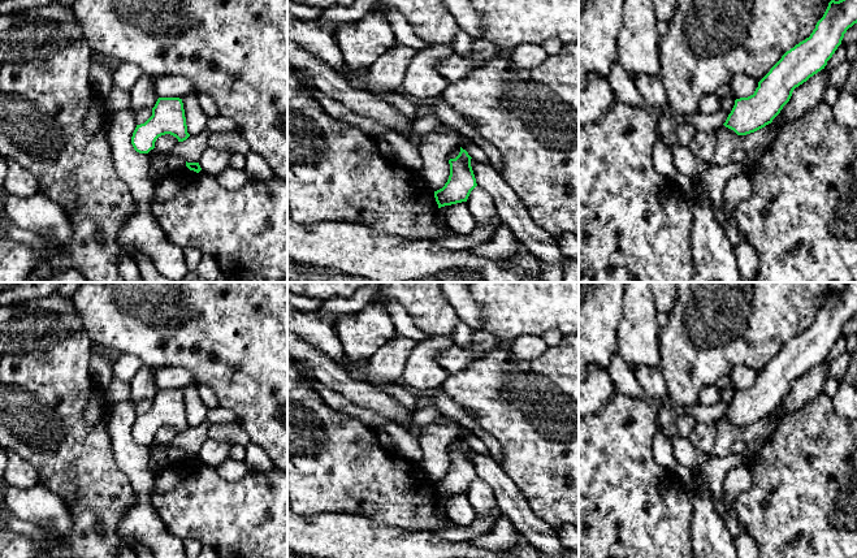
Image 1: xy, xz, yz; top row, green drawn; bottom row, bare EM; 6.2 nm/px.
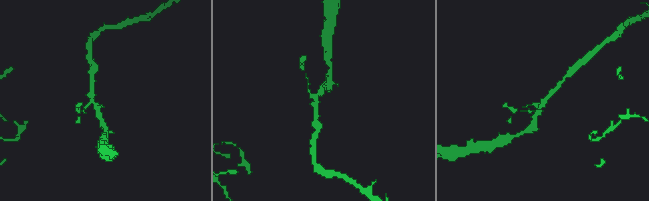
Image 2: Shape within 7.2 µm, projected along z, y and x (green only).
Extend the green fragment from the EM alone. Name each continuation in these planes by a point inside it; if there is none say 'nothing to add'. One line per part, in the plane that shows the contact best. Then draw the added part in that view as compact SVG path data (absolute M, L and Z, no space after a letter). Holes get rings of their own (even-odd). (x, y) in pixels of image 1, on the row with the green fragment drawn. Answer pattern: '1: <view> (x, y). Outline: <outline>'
nothing to add

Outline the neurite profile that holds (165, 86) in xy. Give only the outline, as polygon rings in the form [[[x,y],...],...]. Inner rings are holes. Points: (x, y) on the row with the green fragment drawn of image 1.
[[[181,75],[150,77],[157,98],[179,98],[189,94],[198,94],[192,82]]]

